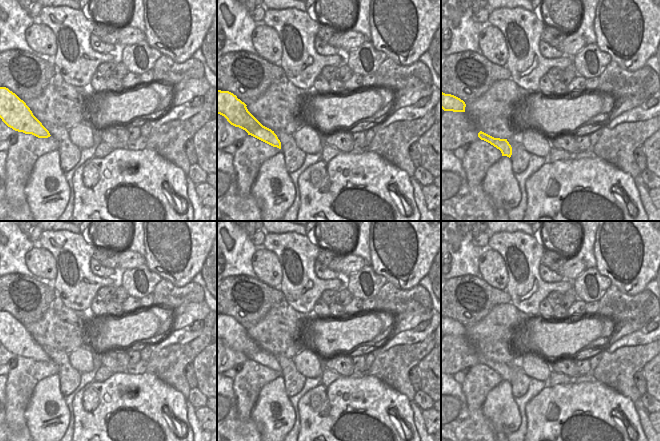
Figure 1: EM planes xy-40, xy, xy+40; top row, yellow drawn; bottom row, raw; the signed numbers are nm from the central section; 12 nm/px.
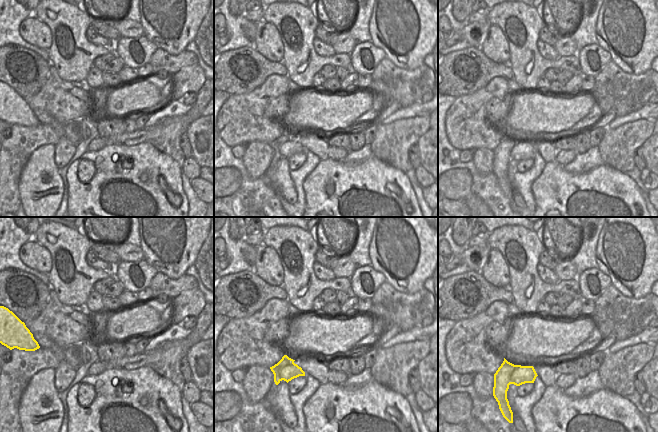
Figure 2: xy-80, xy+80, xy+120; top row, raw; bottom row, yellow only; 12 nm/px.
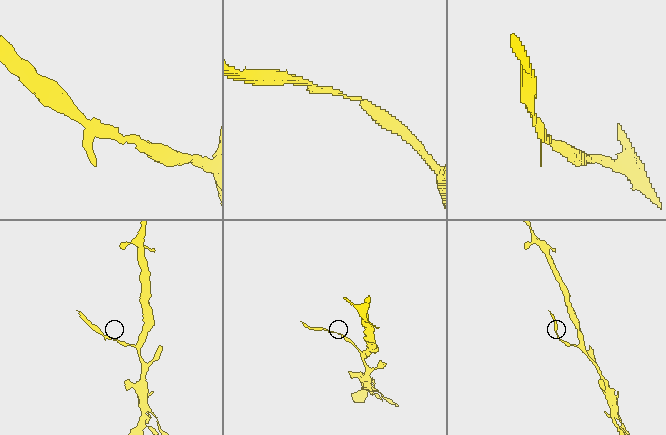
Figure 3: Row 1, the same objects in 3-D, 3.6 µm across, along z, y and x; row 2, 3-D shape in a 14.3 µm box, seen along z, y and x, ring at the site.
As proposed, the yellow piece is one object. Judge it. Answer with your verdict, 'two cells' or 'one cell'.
one cell

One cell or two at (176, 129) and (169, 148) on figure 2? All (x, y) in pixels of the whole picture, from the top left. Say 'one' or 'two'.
one

